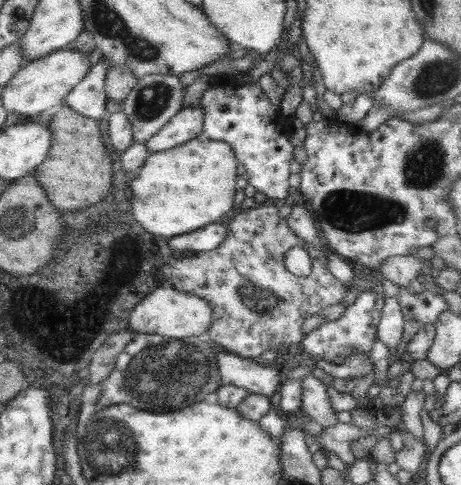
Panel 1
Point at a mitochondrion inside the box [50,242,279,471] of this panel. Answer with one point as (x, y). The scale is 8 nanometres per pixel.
(160, 373)

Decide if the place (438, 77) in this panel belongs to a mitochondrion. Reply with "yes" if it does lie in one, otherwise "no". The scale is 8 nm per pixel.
yes

